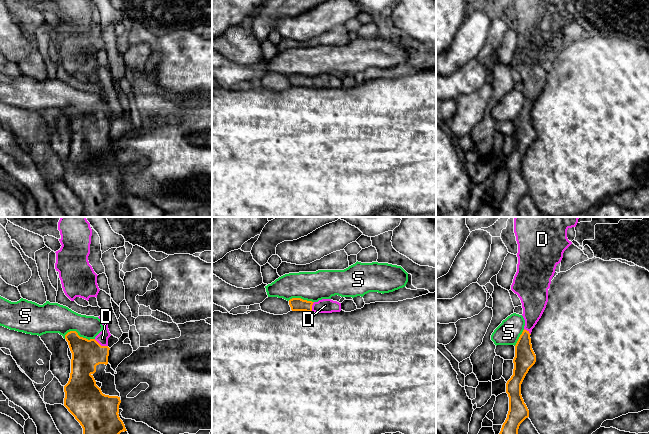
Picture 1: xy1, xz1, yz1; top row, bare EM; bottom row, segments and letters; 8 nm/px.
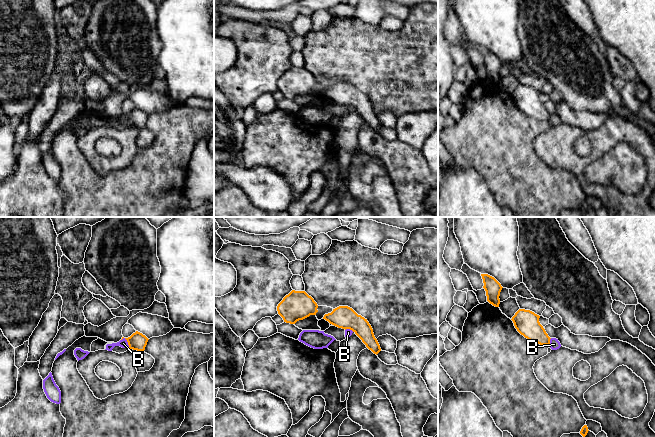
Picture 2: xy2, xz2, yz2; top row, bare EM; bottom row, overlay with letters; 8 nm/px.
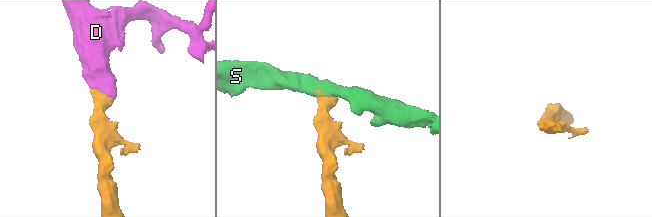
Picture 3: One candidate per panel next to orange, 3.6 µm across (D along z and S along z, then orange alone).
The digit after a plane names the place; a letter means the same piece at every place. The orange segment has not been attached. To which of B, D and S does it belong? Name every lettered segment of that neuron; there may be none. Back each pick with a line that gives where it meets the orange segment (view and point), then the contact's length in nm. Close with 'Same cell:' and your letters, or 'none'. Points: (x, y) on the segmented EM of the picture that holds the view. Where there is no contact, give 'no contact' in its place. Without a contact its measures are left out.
D: contact xy1 (100, 345); length 130 nm
Same cell: D

